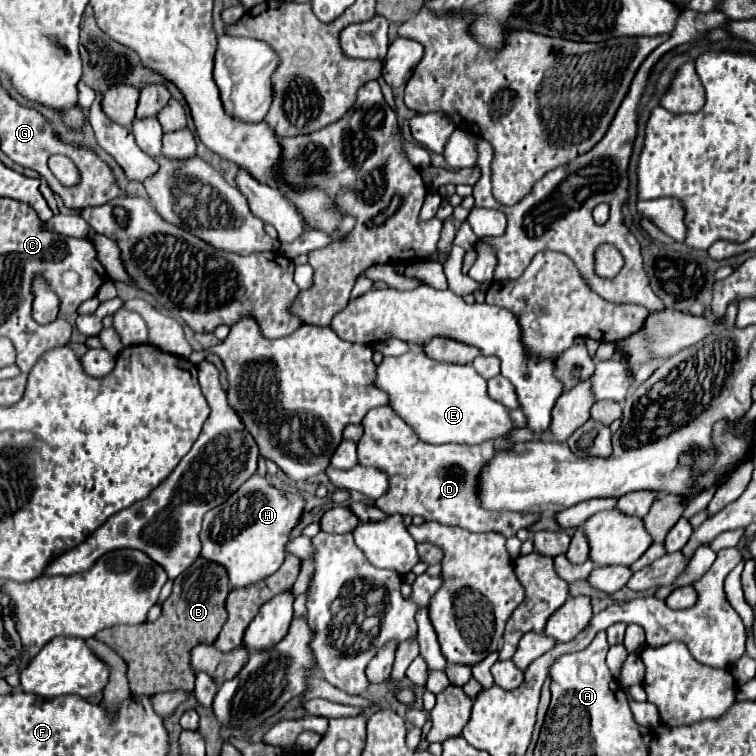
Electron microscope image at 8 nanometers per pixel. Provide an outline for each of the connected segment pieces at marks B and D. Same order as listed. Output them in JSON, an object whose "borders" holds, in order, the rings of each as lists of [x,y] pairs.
{"borders":[[[[197,558],[175,578],[171,596],[163,602],[163,614],[155,622],[141,626],[113,626],[95,638],[111,646],[127,664],[129,690],[133,698],[155,696],[157,692],[193,692],[195,674],[189,666],[189,652],[197,644],[211,644],[225,624],[225,598],[231,592],[225,570],[215,562]]],[[[377,406],[367,412],[363,418],[365,434],[357,444],[357,458],[361,466],[373,466],[377,470],[383,470],[389,476],[389,490],[375,500],[375,506],[381,508],[385,514],[409,514],[409,516],[421,516],[423,520],[437,520],[441,524],[459,526],[471,532],[487,532],[497,530],[505,538],[515,536],[519,528],[531,526],[539,516],[537,514],[517,514],[517,512],[489,512],[483,510],[475,498],[475,480],[481,470],[481,466],[493,456],[493,440],[485,440],[483,444],[469,446],[469,444],[443,444],[433,446],[417,438],[417,434],[389,408],[389,406]]]]}

